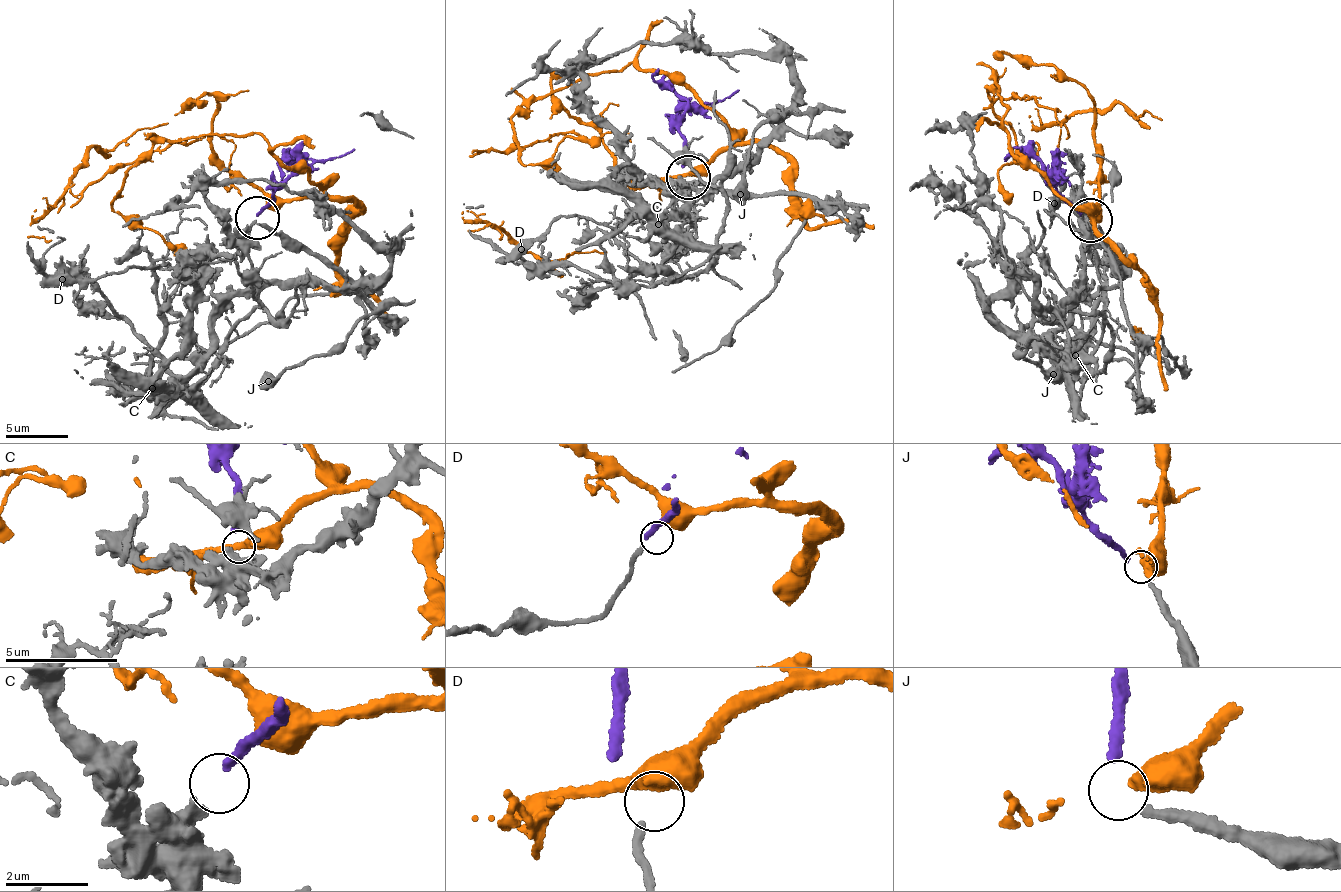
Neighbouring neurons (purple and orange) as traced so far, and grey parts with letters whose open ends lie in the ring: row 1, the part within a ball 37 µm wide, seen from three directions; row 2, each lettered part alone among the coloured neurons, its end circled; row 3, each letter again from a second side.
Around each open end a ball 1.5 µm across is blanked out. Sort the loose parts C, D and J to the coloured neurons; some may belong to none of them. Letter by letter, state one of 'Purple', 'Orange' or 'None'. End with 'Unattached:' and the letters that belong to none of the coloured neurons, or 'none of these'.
C: Purple
D: Orange
J: None
Unattached: J

